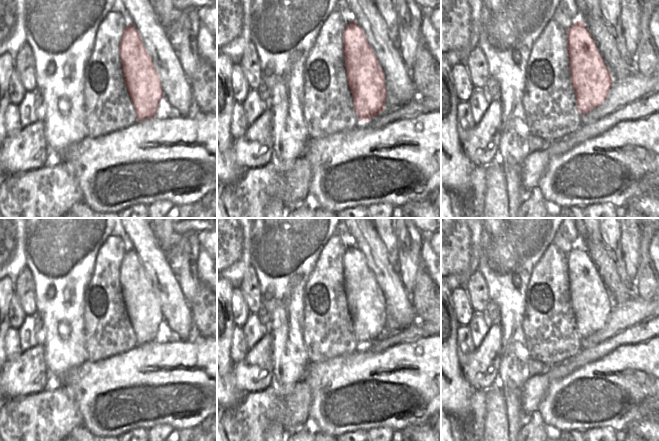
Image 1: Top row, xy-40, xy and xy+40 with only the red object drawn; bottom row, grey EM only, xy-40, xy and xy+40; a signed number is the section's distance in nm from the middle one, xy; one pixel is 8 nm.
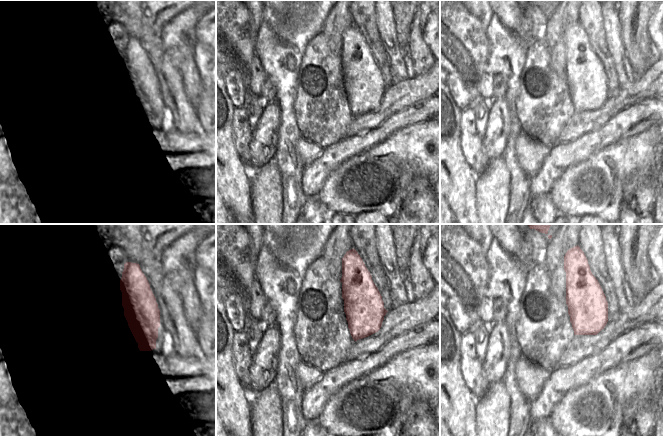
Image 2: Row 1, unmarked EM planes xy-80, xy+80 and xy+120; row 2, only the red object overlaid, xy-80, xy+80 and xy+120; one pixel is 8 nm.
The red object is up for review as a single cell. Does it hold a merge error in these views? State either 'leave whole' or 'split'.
split

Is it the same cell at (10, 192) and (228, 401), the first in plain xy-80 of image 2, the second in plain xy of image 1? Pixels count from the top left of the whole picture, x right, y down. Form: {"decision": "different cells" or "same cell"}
{"decision": "different cells"}

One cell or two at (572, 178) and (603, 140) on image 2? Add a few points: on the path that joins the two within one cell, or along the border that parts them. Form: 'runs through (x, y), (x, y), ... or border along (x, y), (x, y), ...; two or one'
border along (608, 146), (566, 168); two

